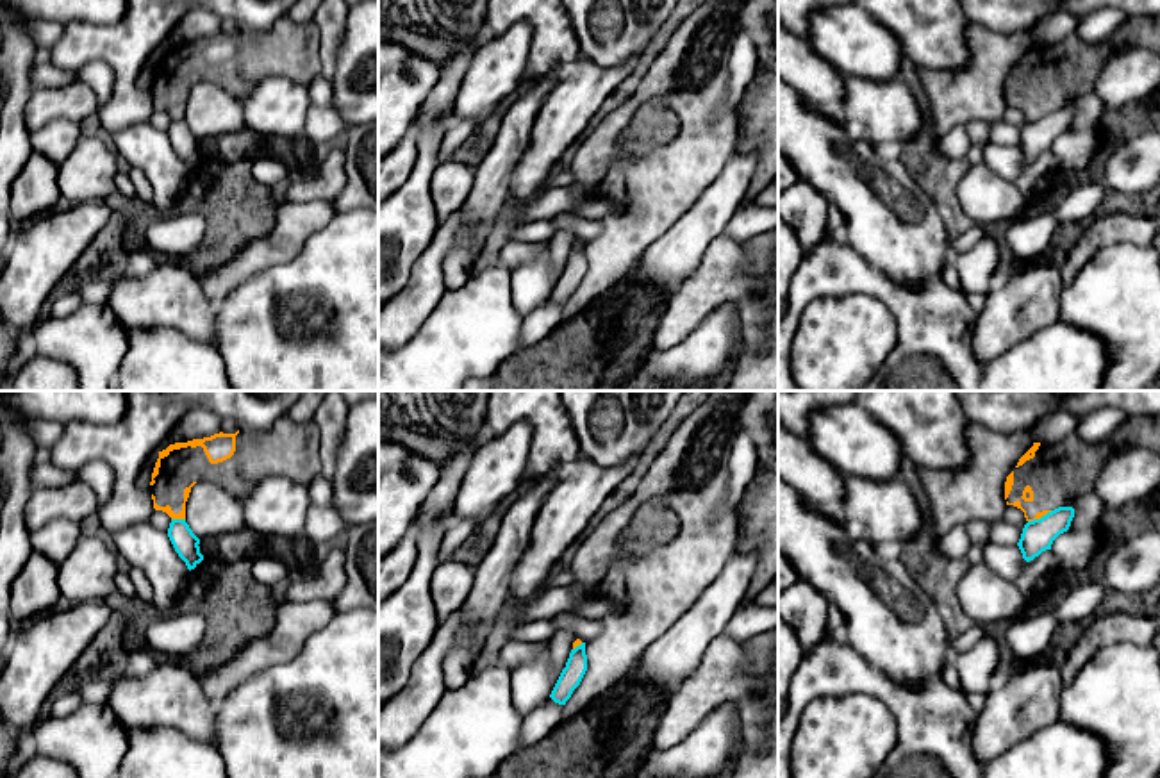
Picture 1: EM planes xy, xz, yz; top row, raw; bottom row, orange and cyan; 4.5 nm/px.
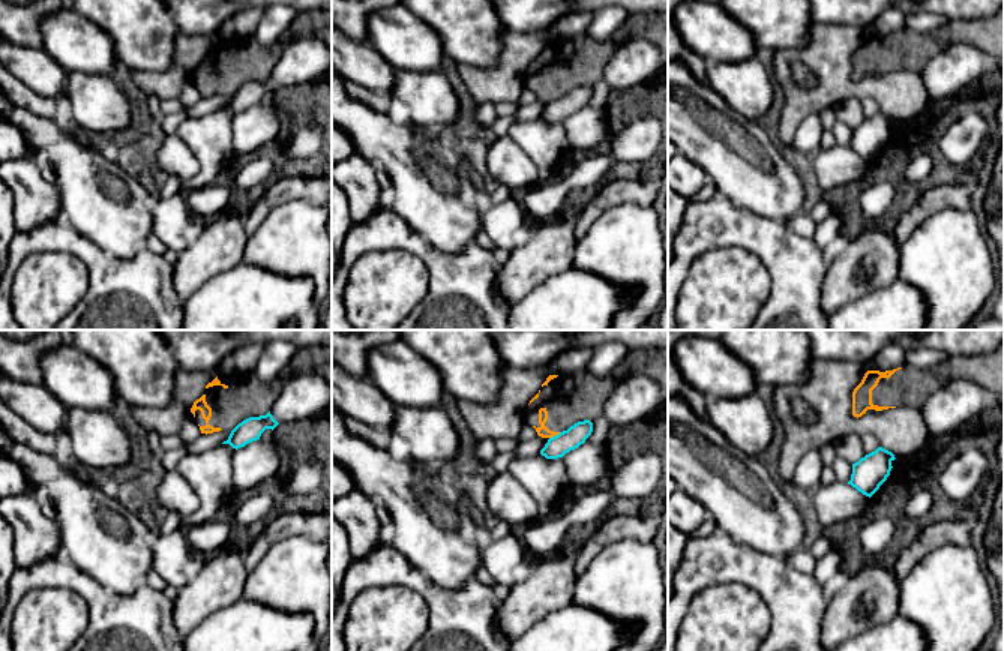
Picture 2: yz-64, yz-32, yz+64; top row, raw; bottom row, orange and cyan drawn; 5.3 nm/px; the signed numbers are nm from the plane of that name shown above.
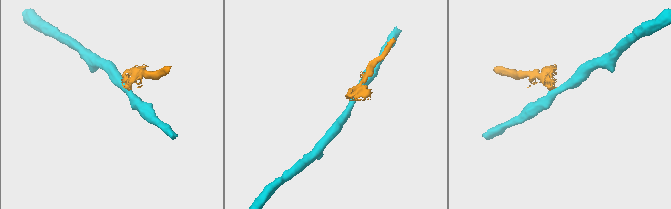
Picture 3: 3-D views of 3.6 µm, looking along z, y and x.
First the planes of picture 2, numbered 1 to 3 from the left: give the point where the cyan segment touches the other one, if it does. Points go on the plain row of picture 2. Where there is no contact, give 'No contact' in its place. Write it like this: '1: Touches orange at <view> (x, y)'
1: No contact
2: Touches orange at yz-32 (554, 99)
3: No contact

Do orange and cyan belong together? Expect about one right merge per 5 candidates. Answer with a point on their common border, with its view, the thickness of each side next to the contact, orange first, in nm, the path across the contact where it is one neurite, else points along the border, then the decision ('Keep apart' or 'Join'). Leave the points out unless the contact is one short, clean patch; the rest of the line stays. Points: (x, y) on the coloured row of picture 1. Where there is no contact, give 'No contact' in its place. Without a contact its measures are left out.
Touches orange at xy (179, 518). Thickness 40 nm (orange) against 110 nm. Boundary: xy (172, 518), (184, 520). Keep apart

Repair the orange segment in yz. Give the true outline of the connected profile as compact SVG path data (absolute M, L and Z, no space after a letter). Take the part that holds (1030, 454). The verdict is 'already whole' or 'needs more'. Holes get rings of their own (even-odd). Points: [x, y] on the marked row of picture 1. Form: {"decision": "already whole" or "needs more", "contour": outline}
{"decision": "needs more", "contour": "M1160 416L1128 418L1105 443L1089 444L1078 435L1058 443L1033 443L1007 476L1005 500L1024 512L1026 521L1040 519L1048 512L1064 507L1071 496L1092 492L1103 464L1119 450L1144 446L1160 455Z"}

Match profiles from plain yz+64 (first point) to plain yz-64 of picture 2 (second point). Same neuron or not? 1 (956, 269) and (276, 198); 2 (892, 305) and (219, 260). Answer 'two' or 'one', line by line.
1: two
2: two

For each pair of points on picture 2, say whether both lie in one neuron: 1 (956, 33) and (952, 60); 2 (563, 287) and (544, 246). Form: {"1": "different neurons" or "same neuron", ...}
{"1": "different neurons", "2": "different neurons"}

